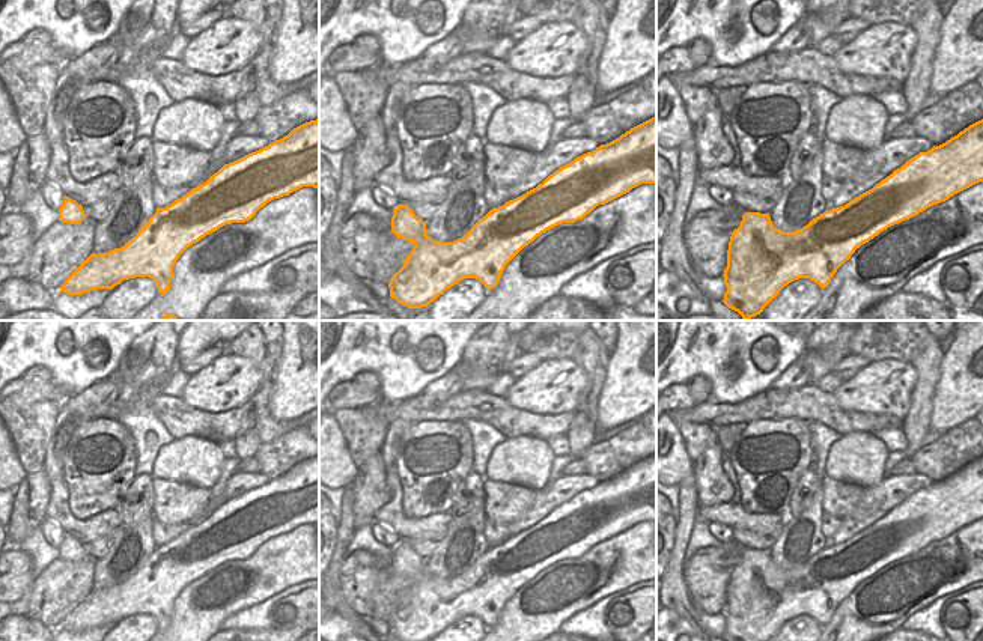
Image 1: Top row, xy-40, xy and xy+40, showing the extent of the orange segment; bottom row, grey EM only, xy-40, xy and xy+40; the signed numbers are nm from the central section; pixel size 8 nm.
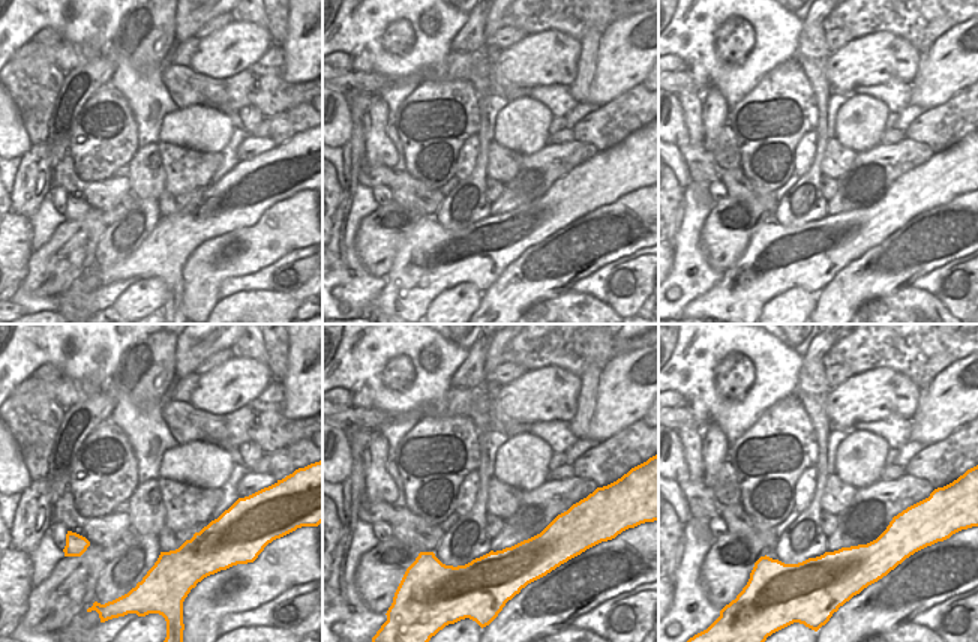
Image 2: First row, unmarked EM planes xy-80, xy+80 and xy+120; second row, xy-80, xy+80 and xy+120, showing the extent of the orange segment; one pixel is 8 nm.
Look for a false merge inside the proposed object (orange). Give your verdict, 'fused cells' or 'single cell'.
fused cells

